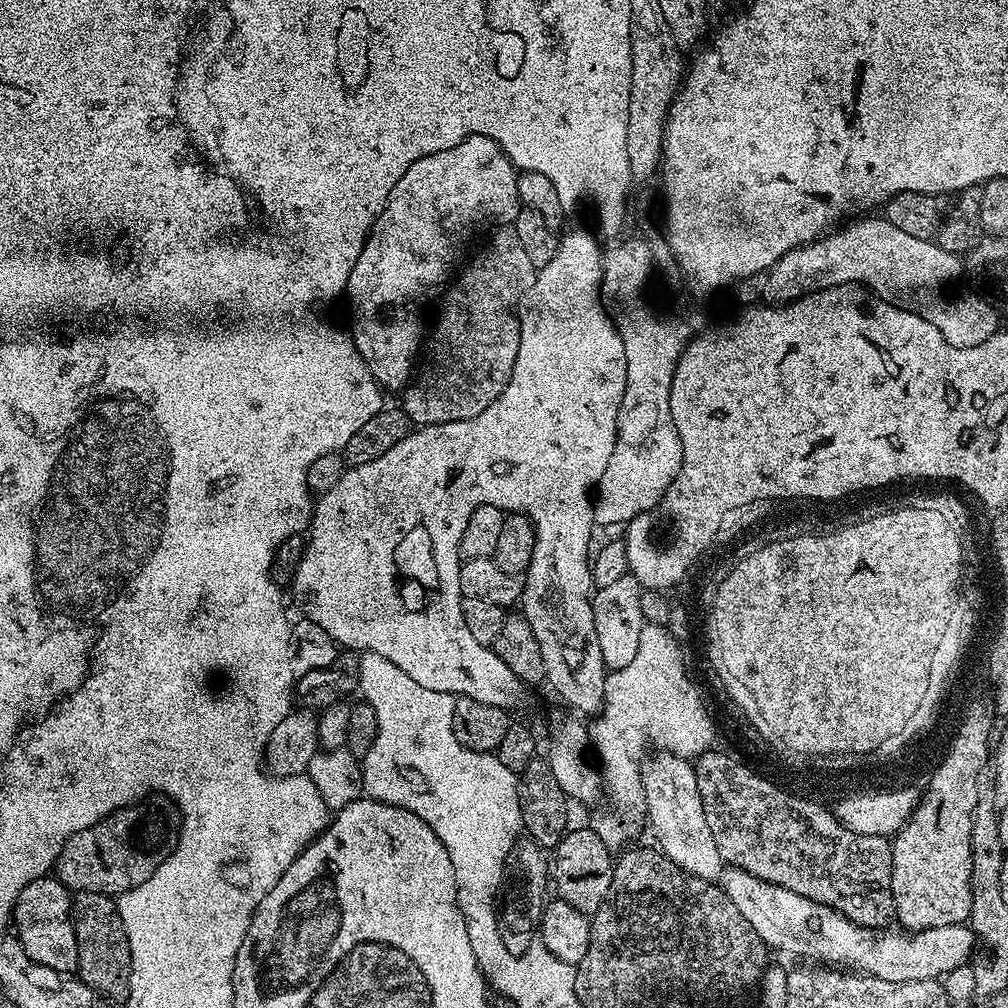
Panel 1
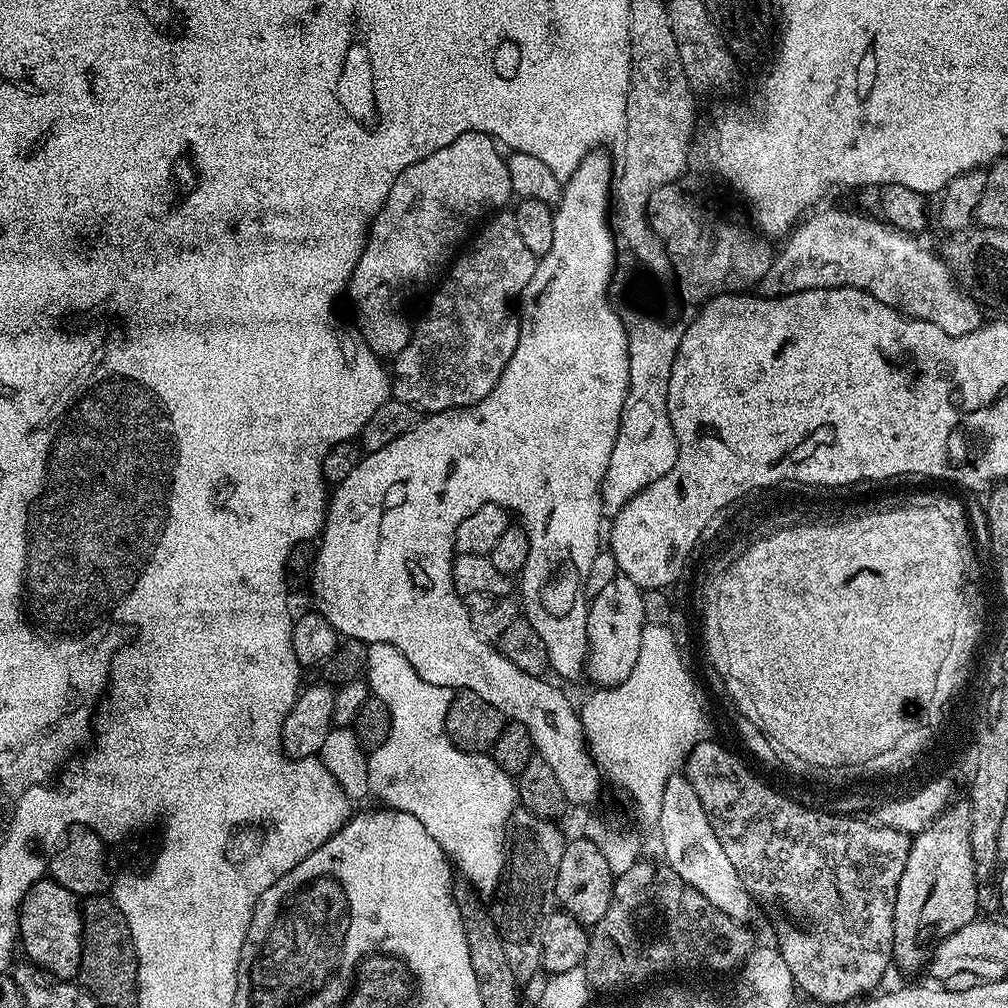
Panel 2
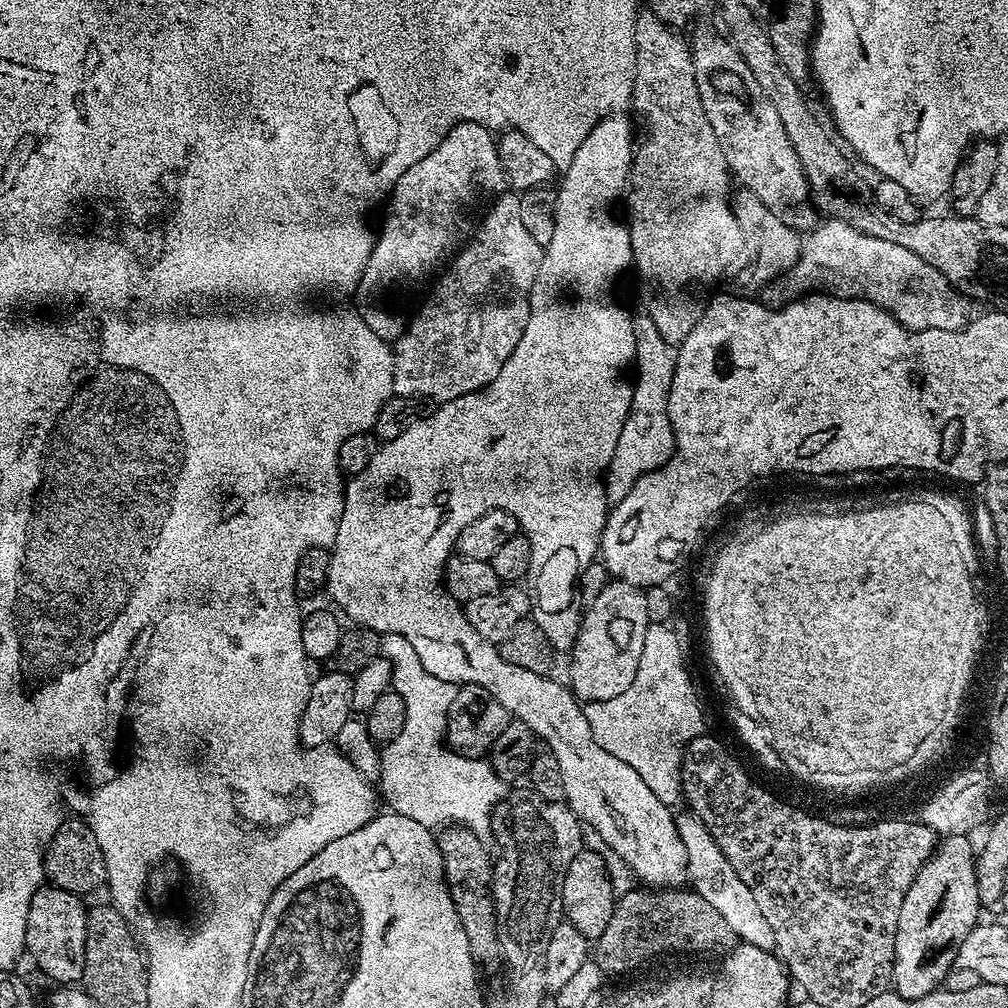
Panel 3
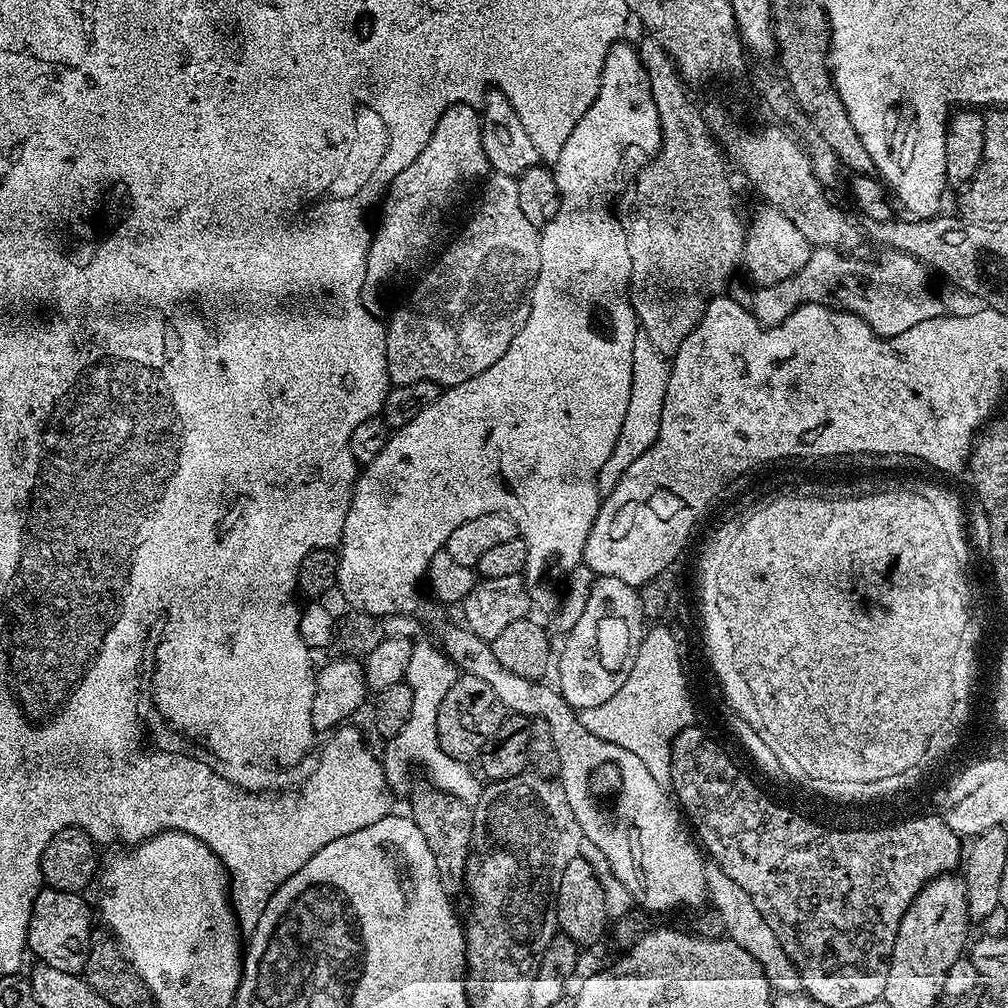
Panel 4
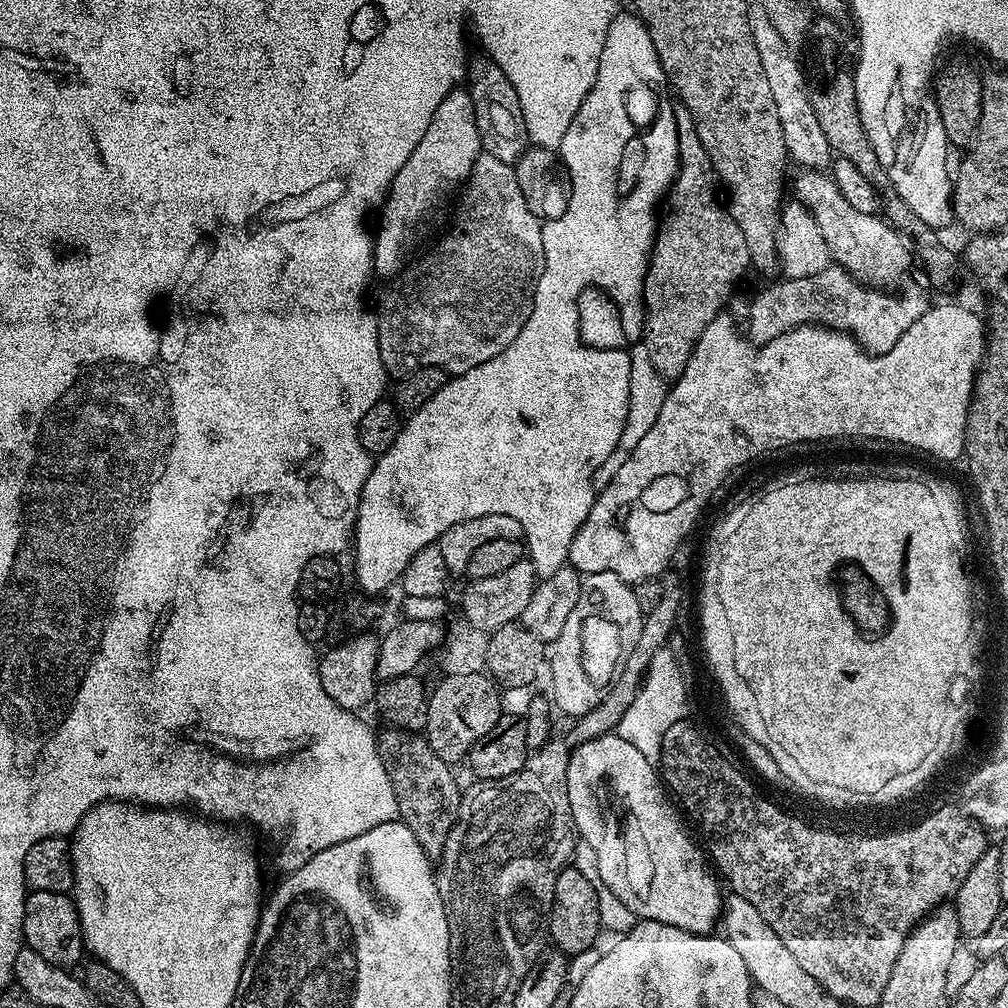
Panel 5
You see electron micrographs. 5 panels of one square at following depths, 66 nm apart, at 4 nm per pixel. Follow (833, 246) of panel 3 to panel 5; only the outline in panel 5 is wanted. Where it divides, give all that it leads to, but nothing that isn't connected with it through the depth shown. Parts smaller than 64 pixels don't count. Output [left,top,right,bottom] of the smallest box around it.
[746,266,930,356]

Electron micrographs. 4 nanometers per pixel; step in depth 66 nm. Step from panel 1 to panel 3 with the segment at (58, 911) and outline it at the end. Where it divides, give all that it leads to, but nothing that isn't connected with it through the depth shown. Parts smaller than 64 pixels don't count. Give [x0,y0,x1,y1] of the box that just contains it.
[24,886,88,986]

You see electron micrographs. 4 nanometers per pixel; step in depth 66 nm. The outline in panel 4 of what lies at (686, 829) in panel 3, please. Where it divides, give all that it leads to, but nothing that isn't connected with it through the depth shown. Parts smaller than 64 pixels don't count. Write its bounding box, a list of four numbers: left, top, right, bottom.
[704,866,801,995]

